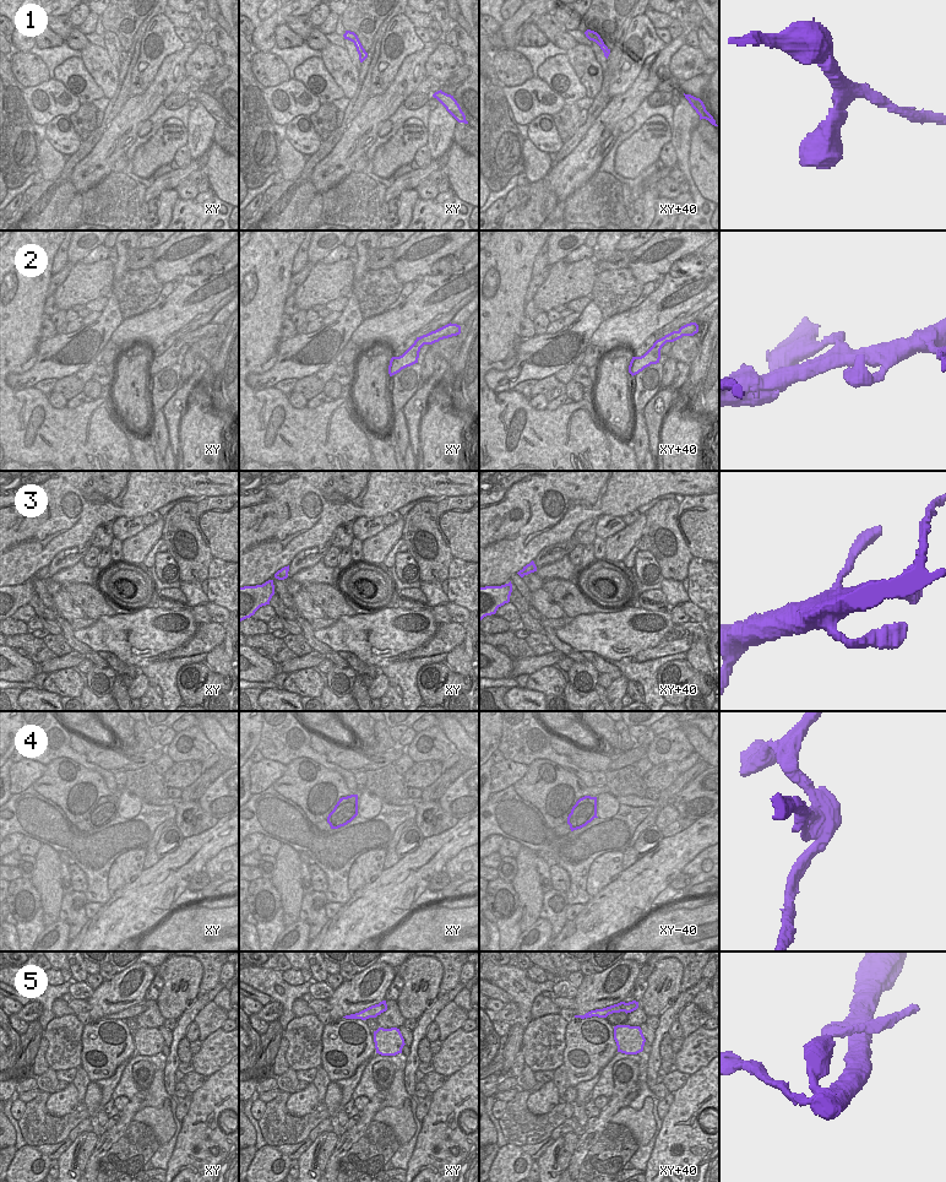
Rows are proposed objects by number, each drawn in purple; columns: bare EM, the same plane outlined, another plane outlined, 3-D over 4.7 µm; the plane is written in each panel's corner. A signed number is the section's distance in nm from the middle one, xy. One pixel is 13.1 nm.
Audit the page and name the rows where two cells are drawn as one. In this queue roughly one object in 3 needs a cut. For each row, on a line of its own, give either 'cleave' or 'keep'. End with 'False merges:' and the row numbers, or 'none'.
1: keep
2: keep
3: keep
4: cleave
5: keep
False merges: 4

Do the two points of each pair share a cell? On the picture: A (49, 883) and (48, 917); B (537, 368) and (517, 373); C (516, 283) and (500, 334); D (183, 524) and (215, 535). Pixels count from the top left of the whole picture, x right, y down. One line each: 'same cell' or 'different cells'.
A: same cell
B: same cell
C: same cell
D: different cells

